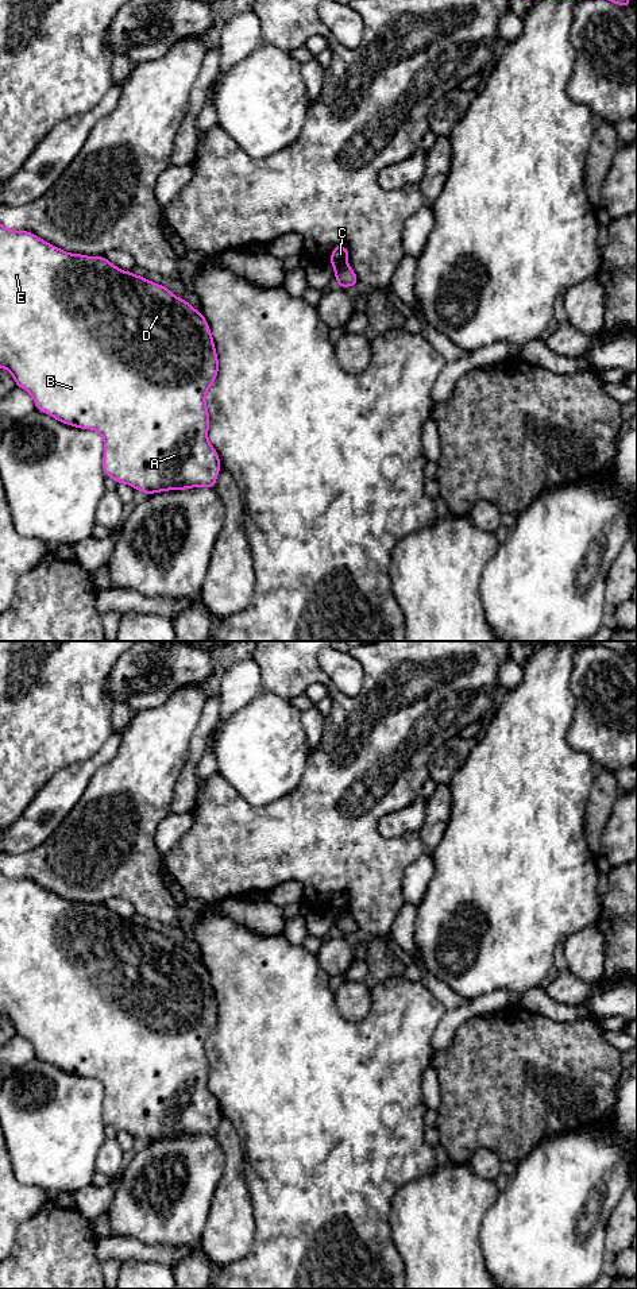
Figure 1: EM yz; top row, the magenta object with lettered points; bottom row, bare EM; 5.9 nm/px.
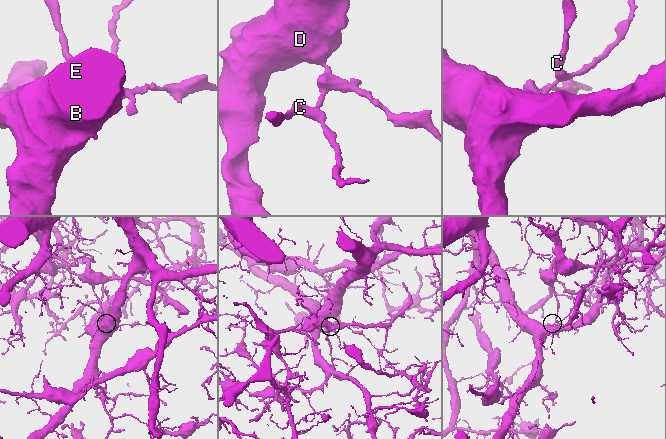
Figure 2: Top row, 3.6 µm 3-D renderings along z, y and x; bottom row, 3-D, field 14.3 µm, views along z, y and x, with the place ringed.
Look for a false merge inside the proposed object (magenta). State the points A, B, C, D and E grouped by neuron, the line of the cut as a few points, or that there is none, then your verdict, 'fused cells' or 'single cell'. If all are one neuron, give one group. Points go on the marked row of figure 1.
groups A B D E / C; cut yz (347, 265), (335, 271); fused cells

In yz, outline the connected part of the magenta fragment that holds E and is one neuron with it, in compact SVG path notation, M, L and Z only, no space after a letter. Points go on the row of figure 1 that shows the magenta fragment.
M0 223L0 368L5 368L12 375L18 387L30 393L35 409L66 425L100 433L104 439L103 471L116 483L130 485L146 495L193 487L215 489L221 464L219 454L208 439L211 417L205 395L217 378L219 358L204 314L182 297L175 297L167 286L132 271L121 271L105 256L70 254L30 231L8 229Z

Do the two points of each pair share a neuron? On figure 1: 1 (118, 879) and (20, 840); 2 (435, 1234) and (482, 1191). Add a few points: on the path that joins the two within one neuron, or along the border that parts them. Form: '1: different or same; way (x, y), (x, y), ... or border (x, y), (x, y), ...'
1: different; border (60, 825), (34, 849), (14, 855)
2: same; way (447, 1222), (470, 1199)

